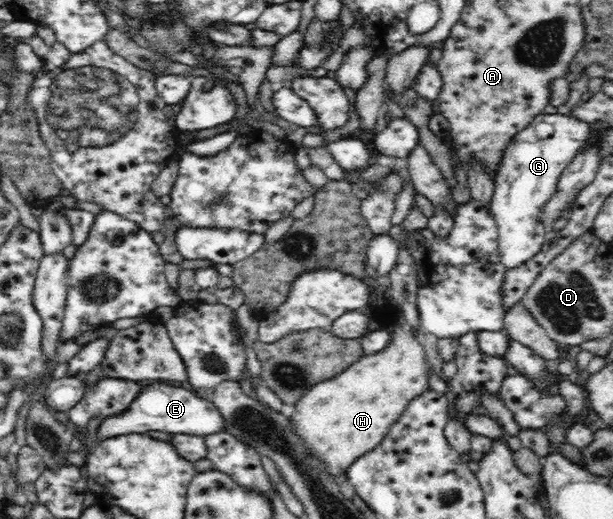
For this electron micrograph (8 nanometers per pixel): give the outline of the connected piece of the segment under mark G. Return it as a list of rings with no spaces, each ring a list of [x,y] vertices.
[[[541,114],[538,115],[522,132],[517,133],[507,144],[499,168],[495,172],[494,194],[489,208],[494,216],[498,226],[498,251],[500,261],[507,269],[520,267],[521,264],[531,260],[533,255],[541,250],[544,243],[545,233],[549,227],[538,220],[538,214],[544,207],[544,204],[551,200],[555,194],[557,182],[559,182],[562,170],[565,170],[577,152],[581,152],[587,146],[589,134],[592,132],[592,125],[578,120],[573,116],[561,114]]]

